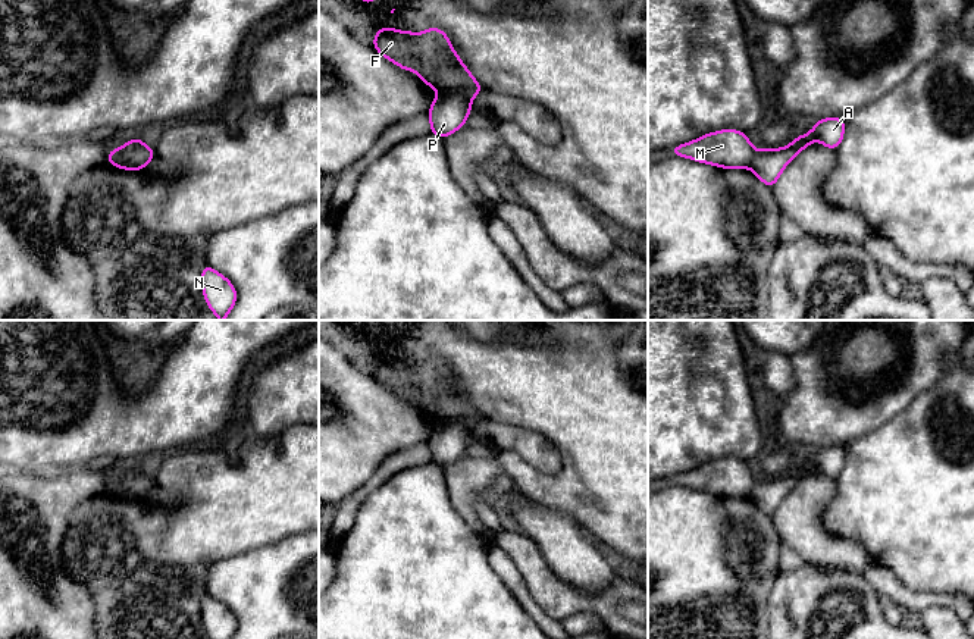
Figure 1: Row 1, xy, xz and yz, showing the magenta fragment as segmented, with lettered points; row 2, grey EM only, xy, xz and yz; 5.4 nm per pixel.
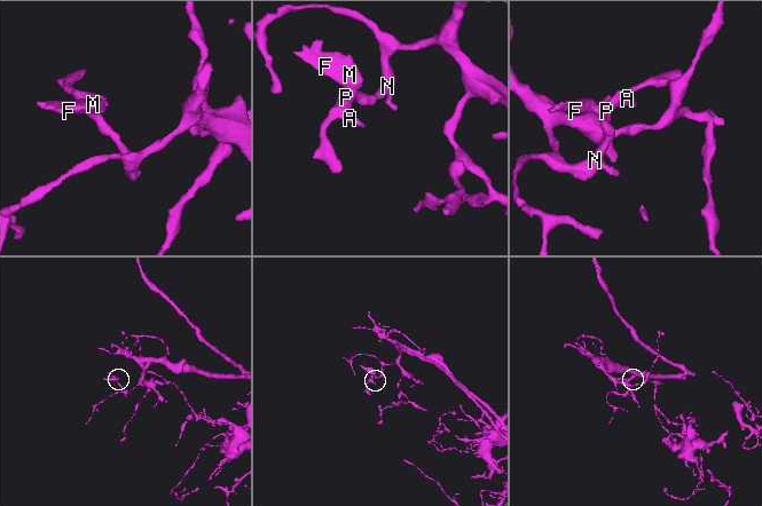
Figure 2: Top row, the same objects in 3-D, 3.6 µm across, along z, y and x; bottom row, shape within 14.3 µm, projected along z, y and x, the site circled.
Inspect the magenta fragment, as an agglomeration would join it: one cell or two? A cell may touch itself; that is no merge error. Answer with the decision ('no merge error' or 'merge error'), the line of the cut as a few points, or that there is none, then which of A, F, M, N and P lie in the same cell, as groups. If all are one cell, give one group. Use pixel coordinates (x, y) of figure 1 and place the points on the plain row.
merge error; cut xz (439, 422), (459, 422), (469, 431); groups A N P / F M

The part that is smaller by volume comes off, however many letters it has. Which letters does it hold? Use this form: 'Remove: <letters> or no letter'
Remove: F, M

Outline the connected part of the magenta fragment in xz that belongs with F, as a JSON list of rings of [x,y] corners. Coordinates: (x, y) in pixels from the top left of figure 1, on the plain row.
[[[430,355],[419,363],[379,357],[373,364],[375,379],[400,398],[413,400],[439,423],[460,423],[472,430],[483,416],[455,382],[448,364]]]

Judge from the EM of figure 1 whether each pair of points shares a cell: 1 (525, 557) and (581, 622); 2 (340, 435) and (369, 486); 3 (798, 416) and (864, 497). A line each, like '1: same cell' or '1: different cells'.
1: different cells
2: different cells
3: different cells

